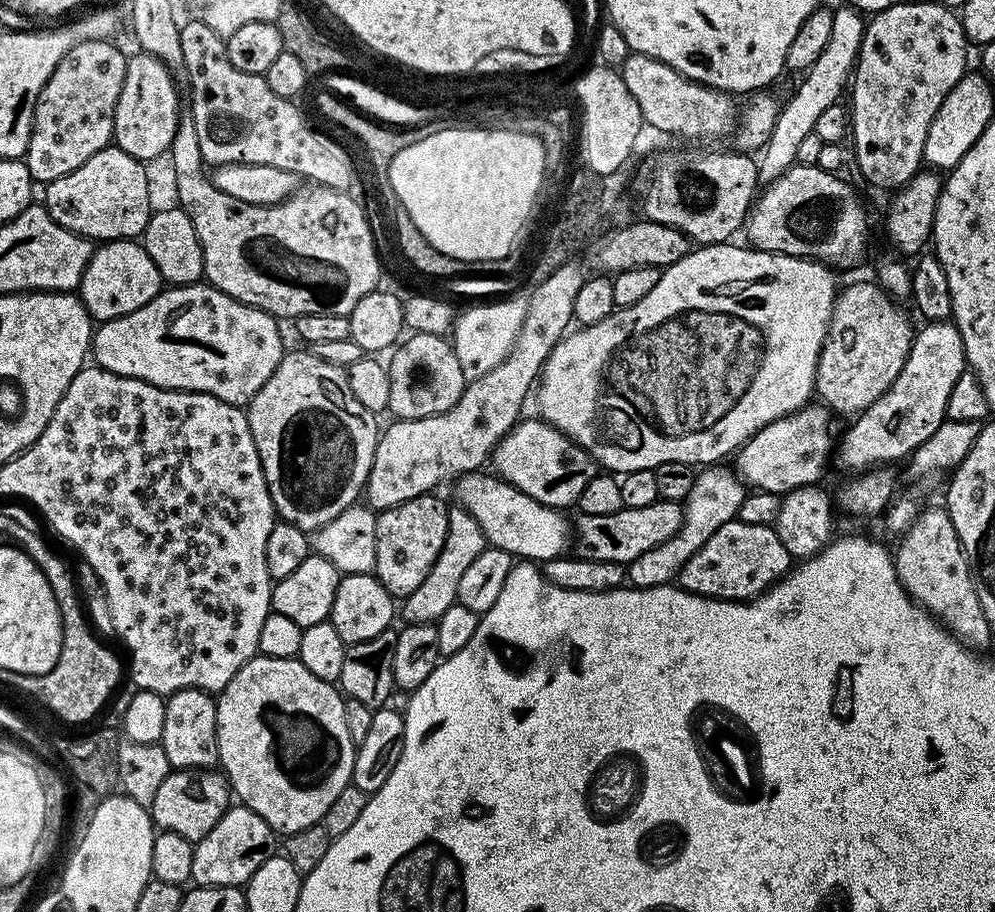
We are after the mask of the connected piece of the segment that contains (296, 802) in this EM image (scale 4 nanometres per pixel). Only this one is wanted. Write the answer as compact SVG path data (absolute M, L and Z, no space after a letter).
M255 655L248 660L230 678L230 682L219 693L216 700L216 754L219 767L226 777L231 791L240 795L239 803L246 808L252 808L272 828L273 833L287 834L306 830L306 826L314 826L323 821L326 810L330 810L330 802L342 794L347 784L352 783L352 771L354 770L354 758L356 757L357 745L354 743L348 729L348 711L344 708L345 697L338 691L336 684L327 684L322 678L314 678L310 670L299 658L287 660L286 658L270 658L269 656Z

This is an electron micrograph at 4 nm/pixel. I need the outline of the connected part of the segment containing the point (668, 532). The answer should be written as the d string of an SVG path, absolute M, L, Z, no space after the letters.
M659 499L650 506L621 506L614 514L580 514L577 517L574 520L574 550L576 546L575 555L579 559L601 560L627 566L634 558L646 554L646 550L654 550L654 546L662 546L662 542L674 538L686 519L686 512L677 501Z

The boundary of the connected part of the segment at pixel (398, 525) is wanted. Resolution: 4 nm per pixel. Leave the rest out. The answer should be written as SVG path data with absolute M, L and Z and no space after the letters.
M427 494L394 505L377 515L374 575L391 596L403 598L414 594L414 590L426 582L426 574L430 574L430 566L434 566L442 550L442 542L446 542L448 514L449 509L444 508L436 494Z

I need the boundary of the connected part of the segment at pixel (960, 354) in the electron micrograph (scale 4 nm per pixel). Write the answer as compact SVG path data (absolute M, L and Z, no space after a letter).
M951 319L934 320L923 326L925 328L915 329L908 357L898 378L894 378L892 385L883 389L877 395L880 397L876 401L873 399L868 408L849 423L853 424L849 426L848 433L841 440L839 437L840 464L844 468L853 468L853 473L860 474L873 466L884 466L894 462L890 460L903 461L917 451L917 448L922 446L946 421L951 390L954 389L959 376L966 371L962 334Z

